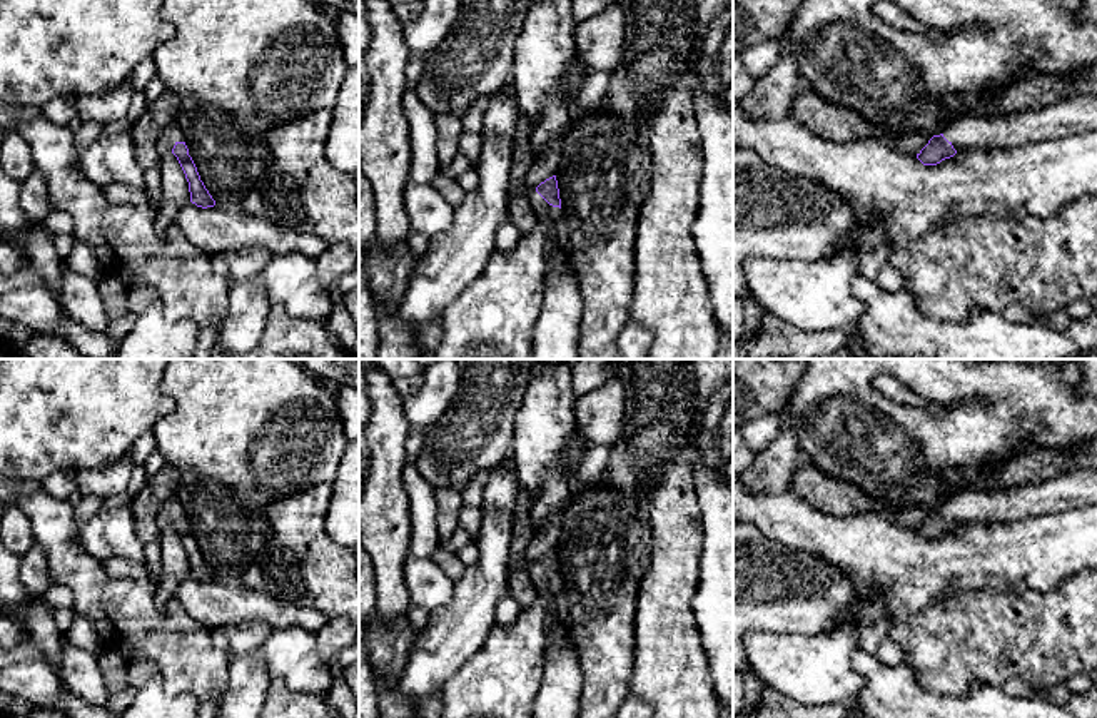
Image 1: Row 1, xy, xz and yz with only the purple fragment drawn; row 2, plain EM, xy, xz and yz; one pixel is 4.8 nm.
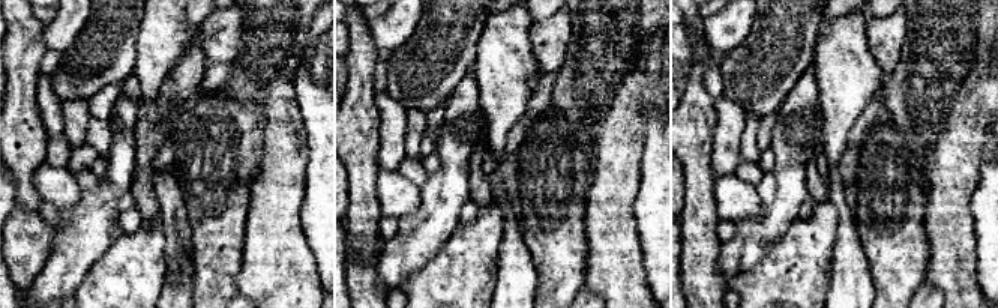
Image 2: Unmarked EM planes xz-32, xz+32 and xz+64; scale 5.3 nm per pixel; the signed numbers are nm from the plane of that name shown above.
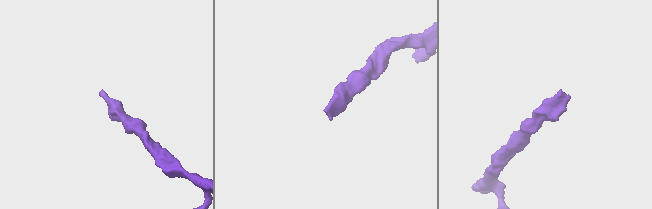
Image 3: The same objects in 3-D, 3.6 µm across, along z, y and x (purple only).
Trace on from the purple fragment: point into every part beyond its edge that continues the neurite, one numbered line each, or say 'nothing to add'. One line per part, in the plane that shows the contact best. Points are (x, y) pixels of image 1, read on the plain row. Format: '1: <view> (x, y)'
1: xz (551, 593)

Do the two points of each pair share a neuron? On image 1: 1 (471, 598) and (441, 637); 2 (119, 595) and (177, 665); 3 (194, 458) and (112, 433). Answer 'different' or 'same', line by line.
1: same
2: same
3: different

